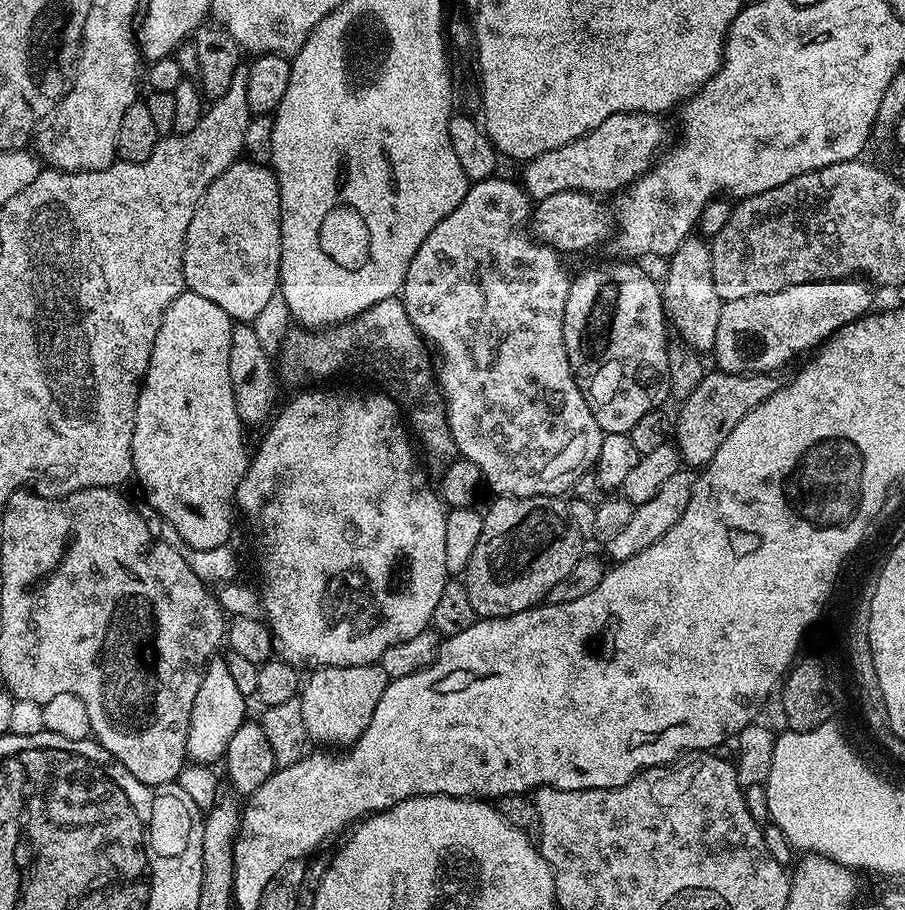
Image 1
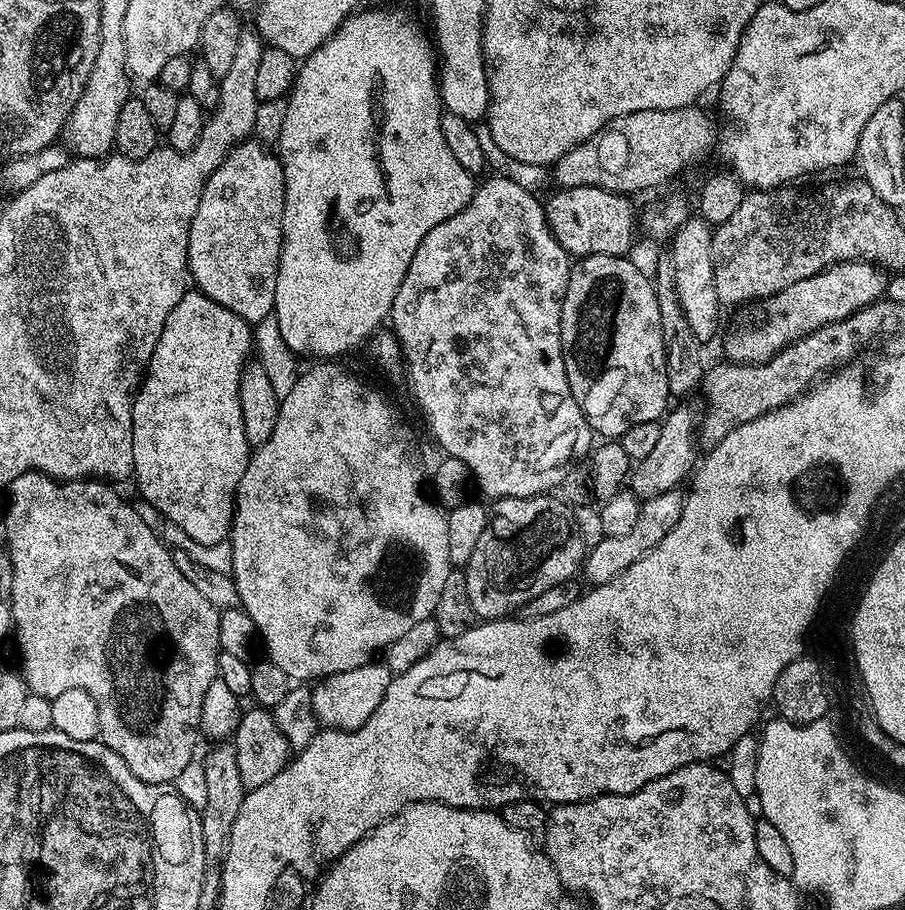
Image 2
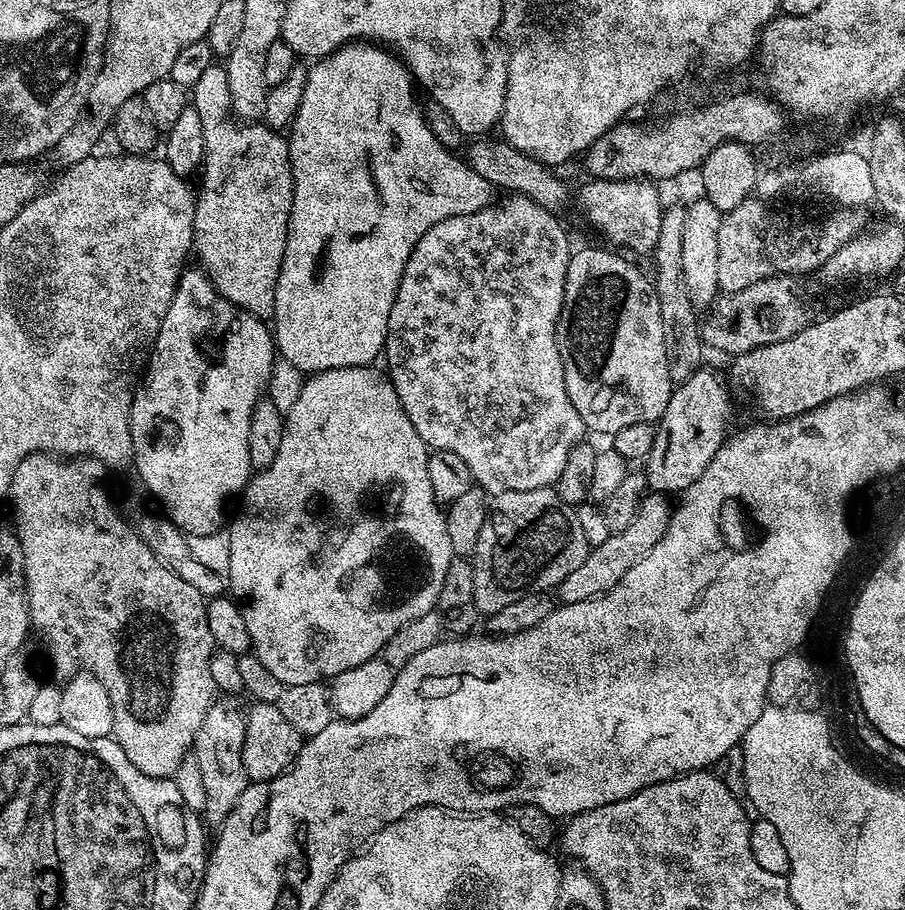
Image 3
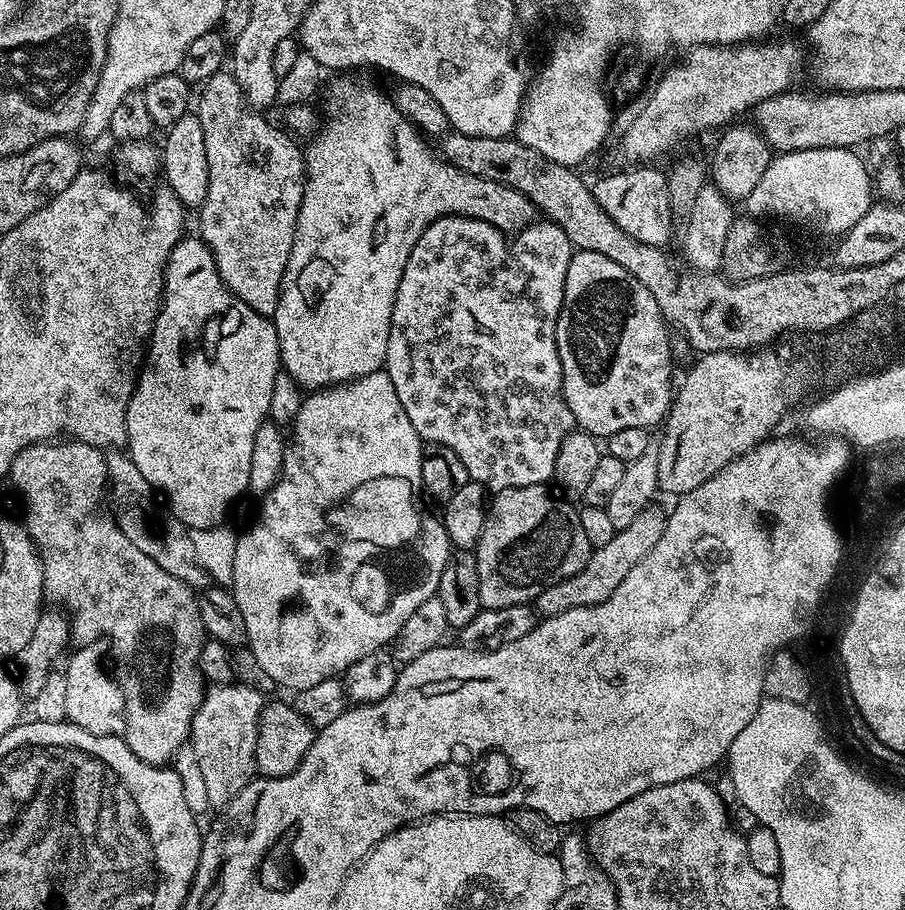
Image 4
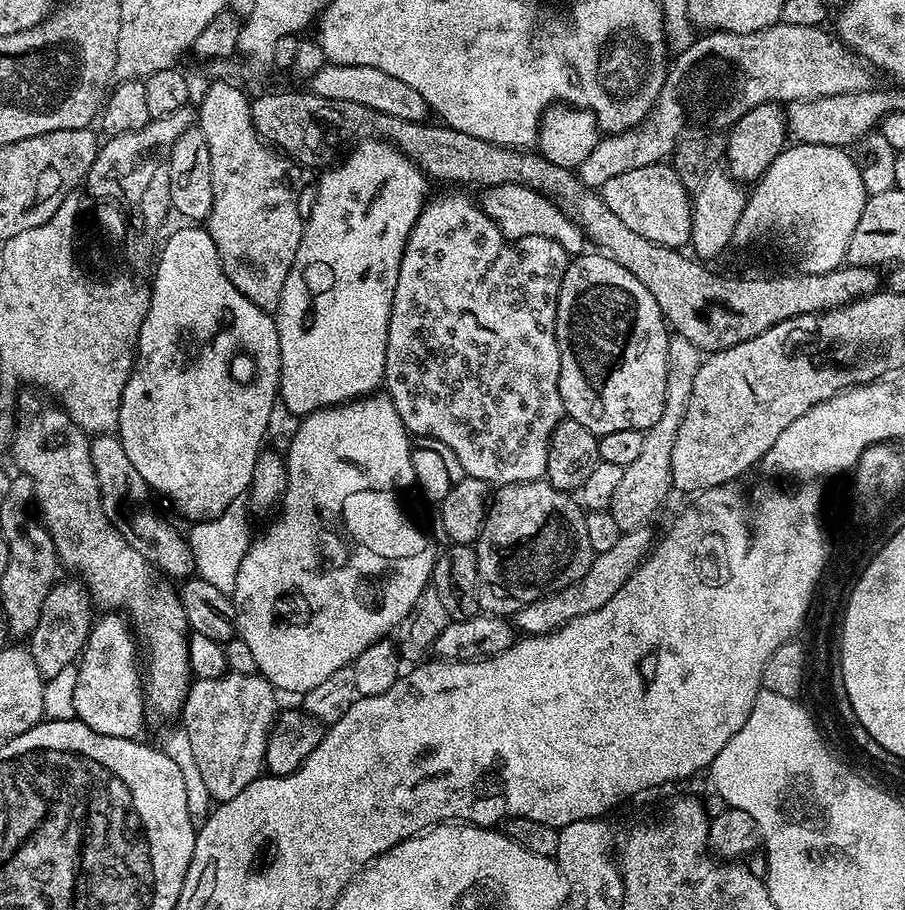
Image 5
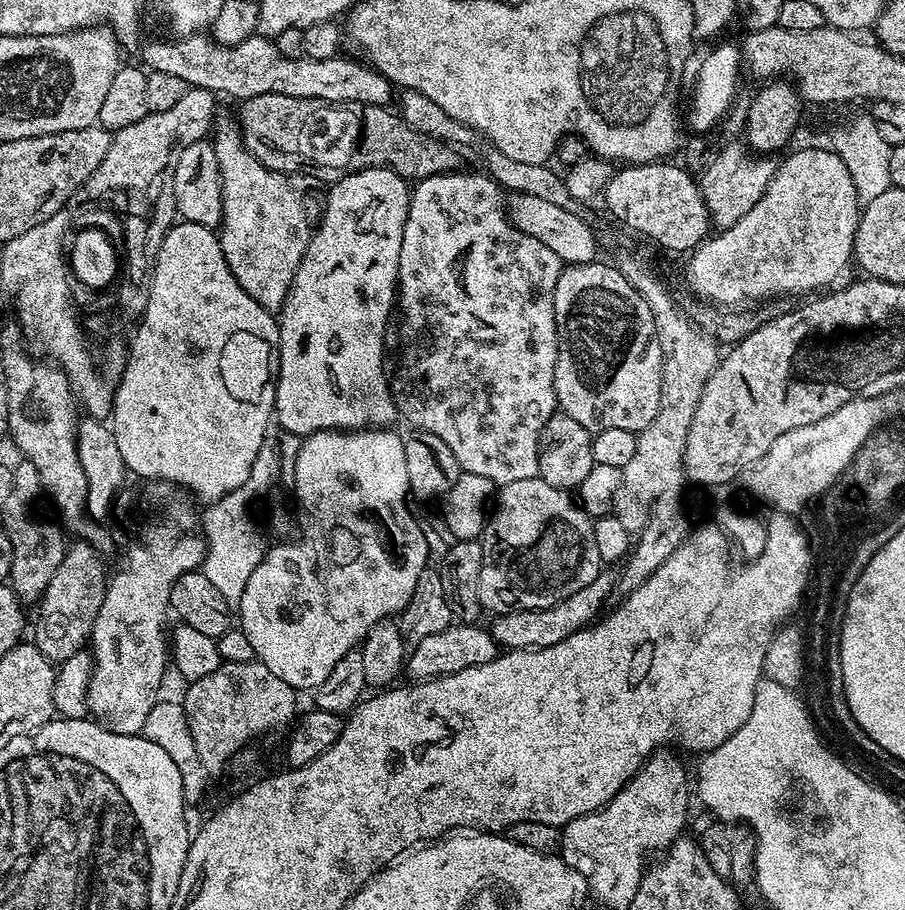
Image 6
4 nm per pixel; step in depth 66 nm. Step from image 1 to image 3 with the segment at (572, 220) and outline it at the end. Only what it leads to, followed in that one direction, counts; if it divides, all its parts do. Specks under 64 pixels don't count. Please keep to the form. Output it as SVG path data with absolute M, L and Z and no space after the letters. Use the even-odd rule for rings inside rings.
M589 179L588 185L580 192L580 208L584 216L609 240L609 245L617 249L629 248L632 252L646 252L652 254L658 244L658 236L661 233L663 212L665 205L660 204L660 192L653 181L643 180L594 180Z

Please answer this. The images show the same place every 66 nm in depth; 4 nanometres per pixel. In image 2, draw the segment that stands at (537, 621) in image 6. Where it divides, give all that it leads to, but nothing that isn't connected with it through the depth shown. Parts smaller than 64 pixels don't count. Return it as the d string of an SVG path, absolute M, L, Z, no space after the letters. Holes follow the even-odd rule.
M671 488L666 490L666 494L658 494L654 498L643 501L640 505L638 523L630 529L630 534L622 534L622 538L605 536L602 542L598 542L598 546L587 549L582 565L582 576L589 580L587 583L595 586L610 582L610 578L618 578L618 574L622 574L622 570L634 566L634 562L638 562L638 558L642 558L650 550L654 550L658 546L658 542L662 542L662 538L666 538L666 534L670 534L670 530L674 530L674 522L678 522L678 518L682 518L684 497L685 493L680 488Z

